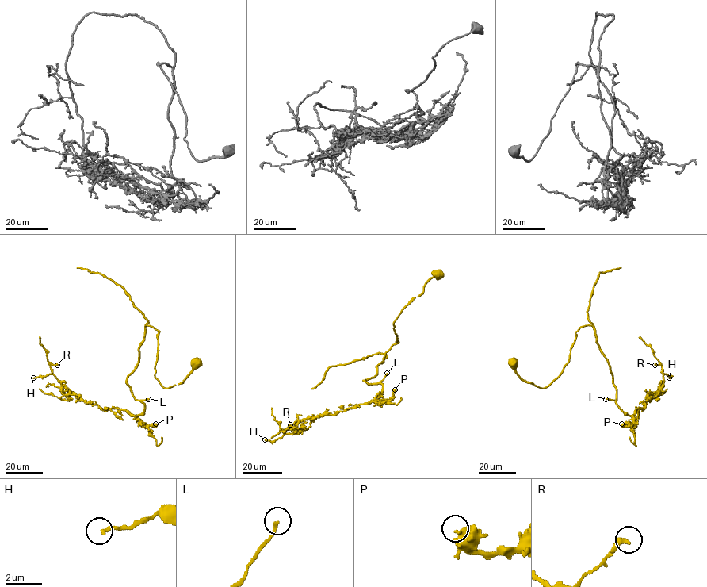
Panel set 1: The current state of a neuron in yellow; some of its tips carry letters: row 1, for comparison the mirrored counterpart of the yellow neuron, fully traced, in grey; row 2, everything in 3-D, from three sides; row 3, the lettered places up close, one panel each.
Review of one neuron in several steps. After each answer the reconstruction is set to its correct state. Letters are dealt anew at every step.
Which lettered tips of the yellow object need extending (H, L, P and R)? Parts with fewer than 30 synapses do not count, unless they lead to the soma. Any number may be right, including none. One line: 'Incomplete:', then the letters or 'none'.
Incomplete: none

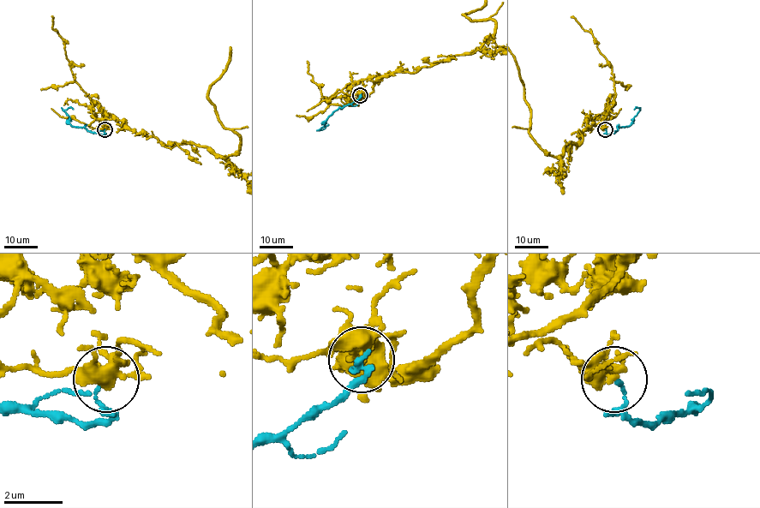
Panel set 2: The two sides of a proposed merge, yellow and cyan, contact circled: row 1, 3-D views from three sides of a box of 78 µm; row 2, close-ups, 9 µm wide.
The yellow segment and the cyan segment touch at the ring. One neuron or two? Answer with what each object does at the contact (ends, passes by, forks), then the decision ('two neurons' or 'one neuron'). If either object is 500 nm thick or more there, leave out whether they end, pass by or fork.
yellow forks | cyan ends | two neurons

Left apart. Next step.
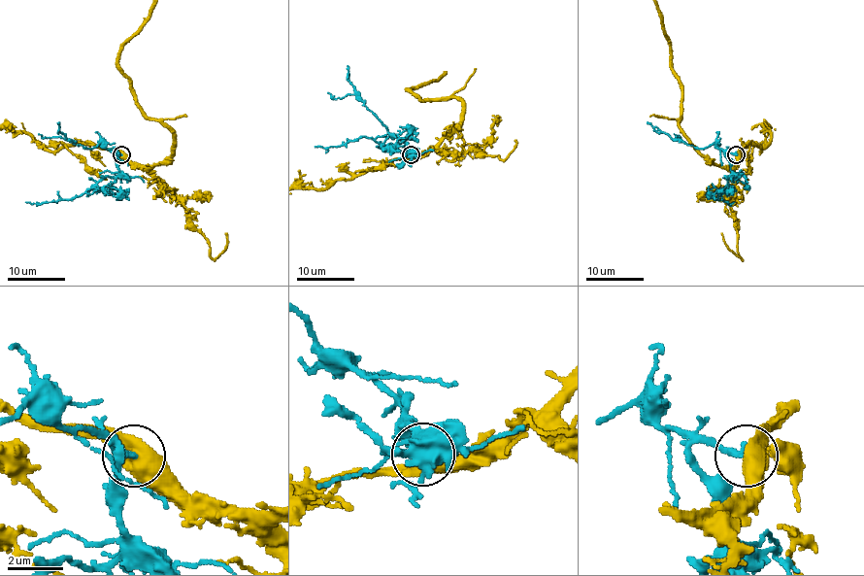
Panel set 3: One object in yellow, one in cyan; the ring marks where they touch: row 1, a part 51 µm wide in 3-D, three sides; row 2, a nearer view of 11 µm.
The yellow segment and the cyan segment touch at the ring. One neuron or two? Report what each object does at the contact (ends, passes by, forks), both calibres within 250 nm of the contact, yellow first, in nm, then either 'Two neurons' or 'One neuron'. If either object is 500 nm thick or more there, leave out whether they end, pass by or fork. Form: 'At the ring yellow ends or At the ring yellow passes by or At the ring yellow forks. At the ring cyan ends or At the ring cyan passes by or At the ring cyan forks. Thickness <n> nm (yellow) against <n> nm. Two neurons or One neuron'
Thickness 600 nm (yellow) against 280 nm. One neuron

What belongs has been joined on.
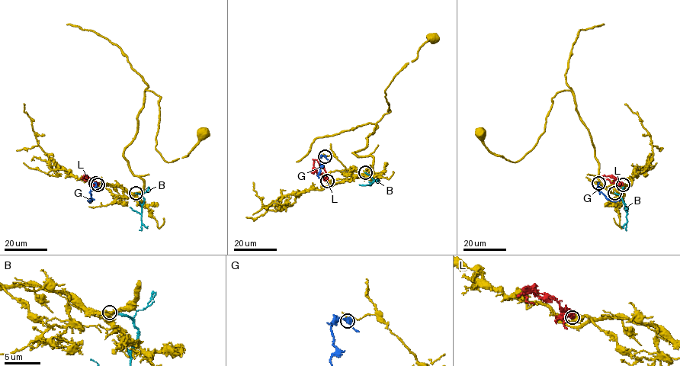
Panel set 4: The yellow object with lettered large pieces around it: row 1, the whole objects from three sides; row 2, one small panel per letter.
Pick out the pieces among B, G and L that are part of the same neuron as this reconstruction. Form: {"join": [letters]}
{"join": ["L"]}

